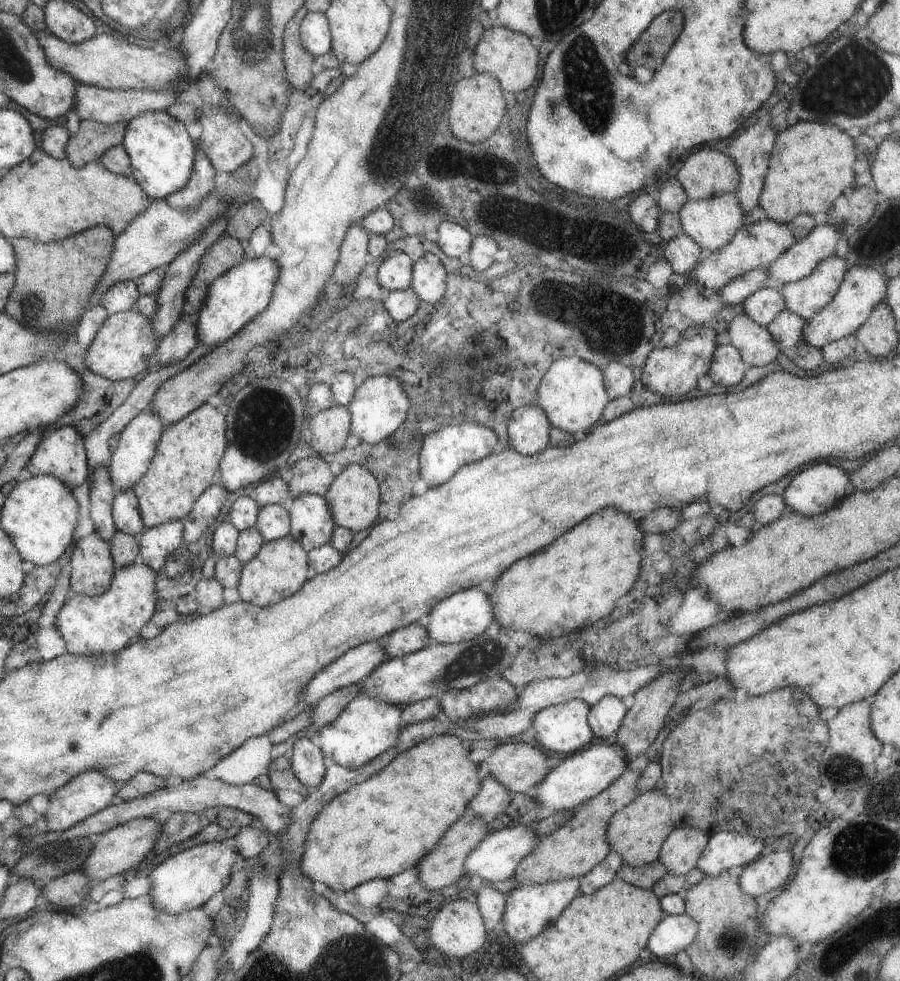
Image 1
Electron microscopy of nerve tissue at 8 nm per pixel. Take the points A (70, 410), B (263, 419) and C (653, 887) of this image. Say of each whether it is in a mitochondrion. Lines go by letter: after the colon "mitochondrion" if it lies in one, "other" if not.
A: other
B: mitochondrion
C: other

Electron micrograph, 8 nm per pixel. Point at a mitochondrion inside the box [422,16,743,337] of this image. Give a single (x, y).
(588, 86)

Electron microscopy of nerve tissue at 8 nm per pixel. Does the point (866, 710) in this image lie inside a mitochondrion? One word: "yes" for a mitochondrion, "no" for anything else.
no

